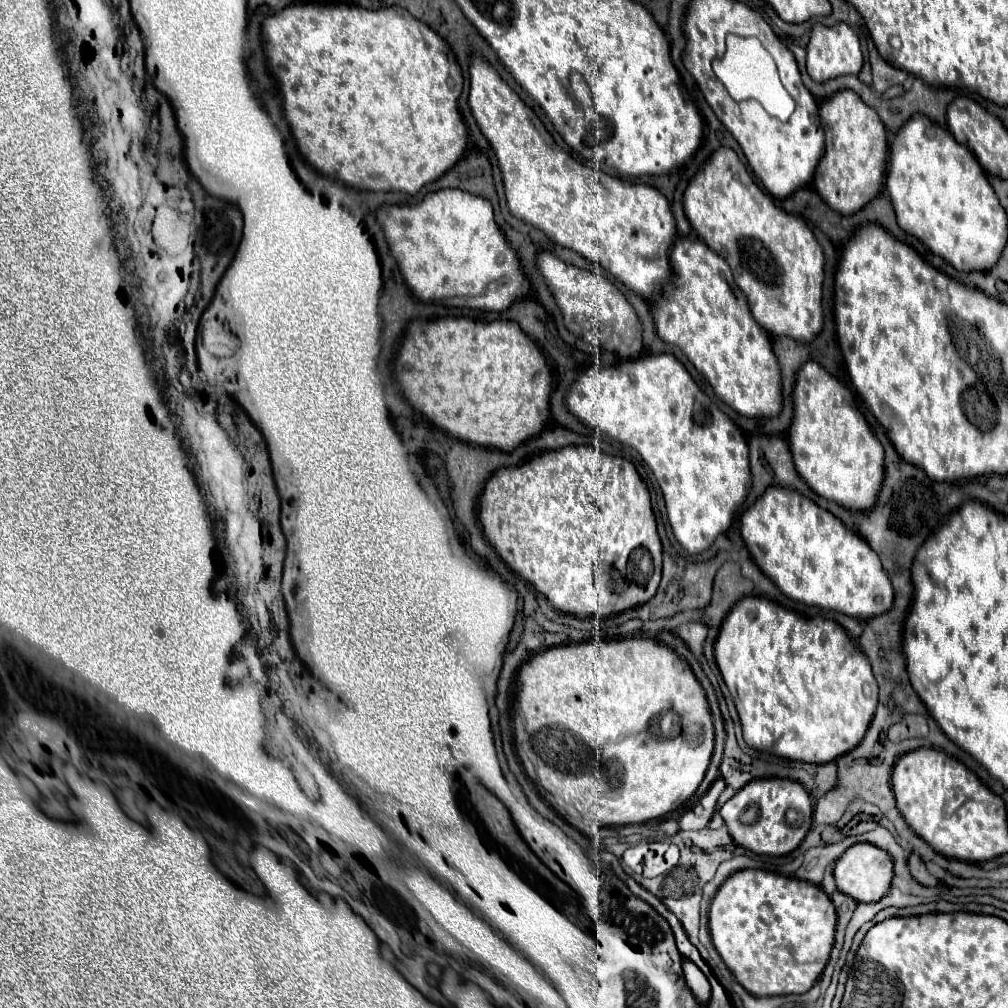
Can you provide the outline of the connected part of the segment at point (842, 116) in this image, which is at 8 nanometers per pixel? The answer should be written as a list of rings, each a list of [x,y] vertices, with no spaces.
[[[850,89],[838,91],[820,105],[820,123],[826,135],[826,149],[814,173],[814,187],[834,211],[852,215],[872,201],[882,187],[888,157],[884,125],[876,111]]]

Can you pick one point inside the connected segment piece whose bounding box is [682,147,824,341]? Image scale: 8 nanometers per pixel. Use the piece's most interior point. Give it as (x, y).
(775, 259)

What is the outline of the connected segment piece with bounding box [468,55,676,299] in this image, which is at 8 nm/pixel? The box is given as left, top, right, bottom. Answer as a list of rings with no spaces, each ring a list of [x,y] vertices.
[[[472,55],[469,74],[468,105],[480,131],[496,153],[510,213],[516,219],[544,231],[554,243],[580,253],[594,264],[602,265],[642,299],[654,299],[660,293],[662,283],[670,277],[668,249],[676,237],[676,223],[666,197],[656,187],[636,183],[632,185],[618,177],[586,167],[572,155],[562,151],[562,147],[556,145],[538,115],[530,107],[526,107],[526,103],[500,79],[500,75],[482,55]]]

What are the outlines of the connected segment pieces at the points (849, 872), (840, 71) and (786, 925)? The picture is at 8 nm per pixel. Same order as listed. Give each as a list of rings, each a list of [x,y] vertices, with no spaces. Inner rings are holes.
[[[858,843],[852,845],[844,851],[844,855],[836,861],[834,867],[834,877],[836,877],[836,887],[840,891],[844,891],[846,895],[852,895],[852,899],[860,901],[860,903],[872,903],[872,901],[880,901],[890,887],[892,881],[892,857],[882,851],[876,845],[870,843]]]
[[[822,23],[814,25],[806,47],[806,69],[808,75],[818,83],[824,83],[838,75],[858,75],[862,69],[862,51],[856,33],[846,23],[838,23],[834,27]]]
[[[742,869],[730,875],[710,905],[710,935],[716,951],[736,981],[756,997],[806,993],[824,971],[834,945],[836,909],[828,895],[802,879],[762,869]]]

